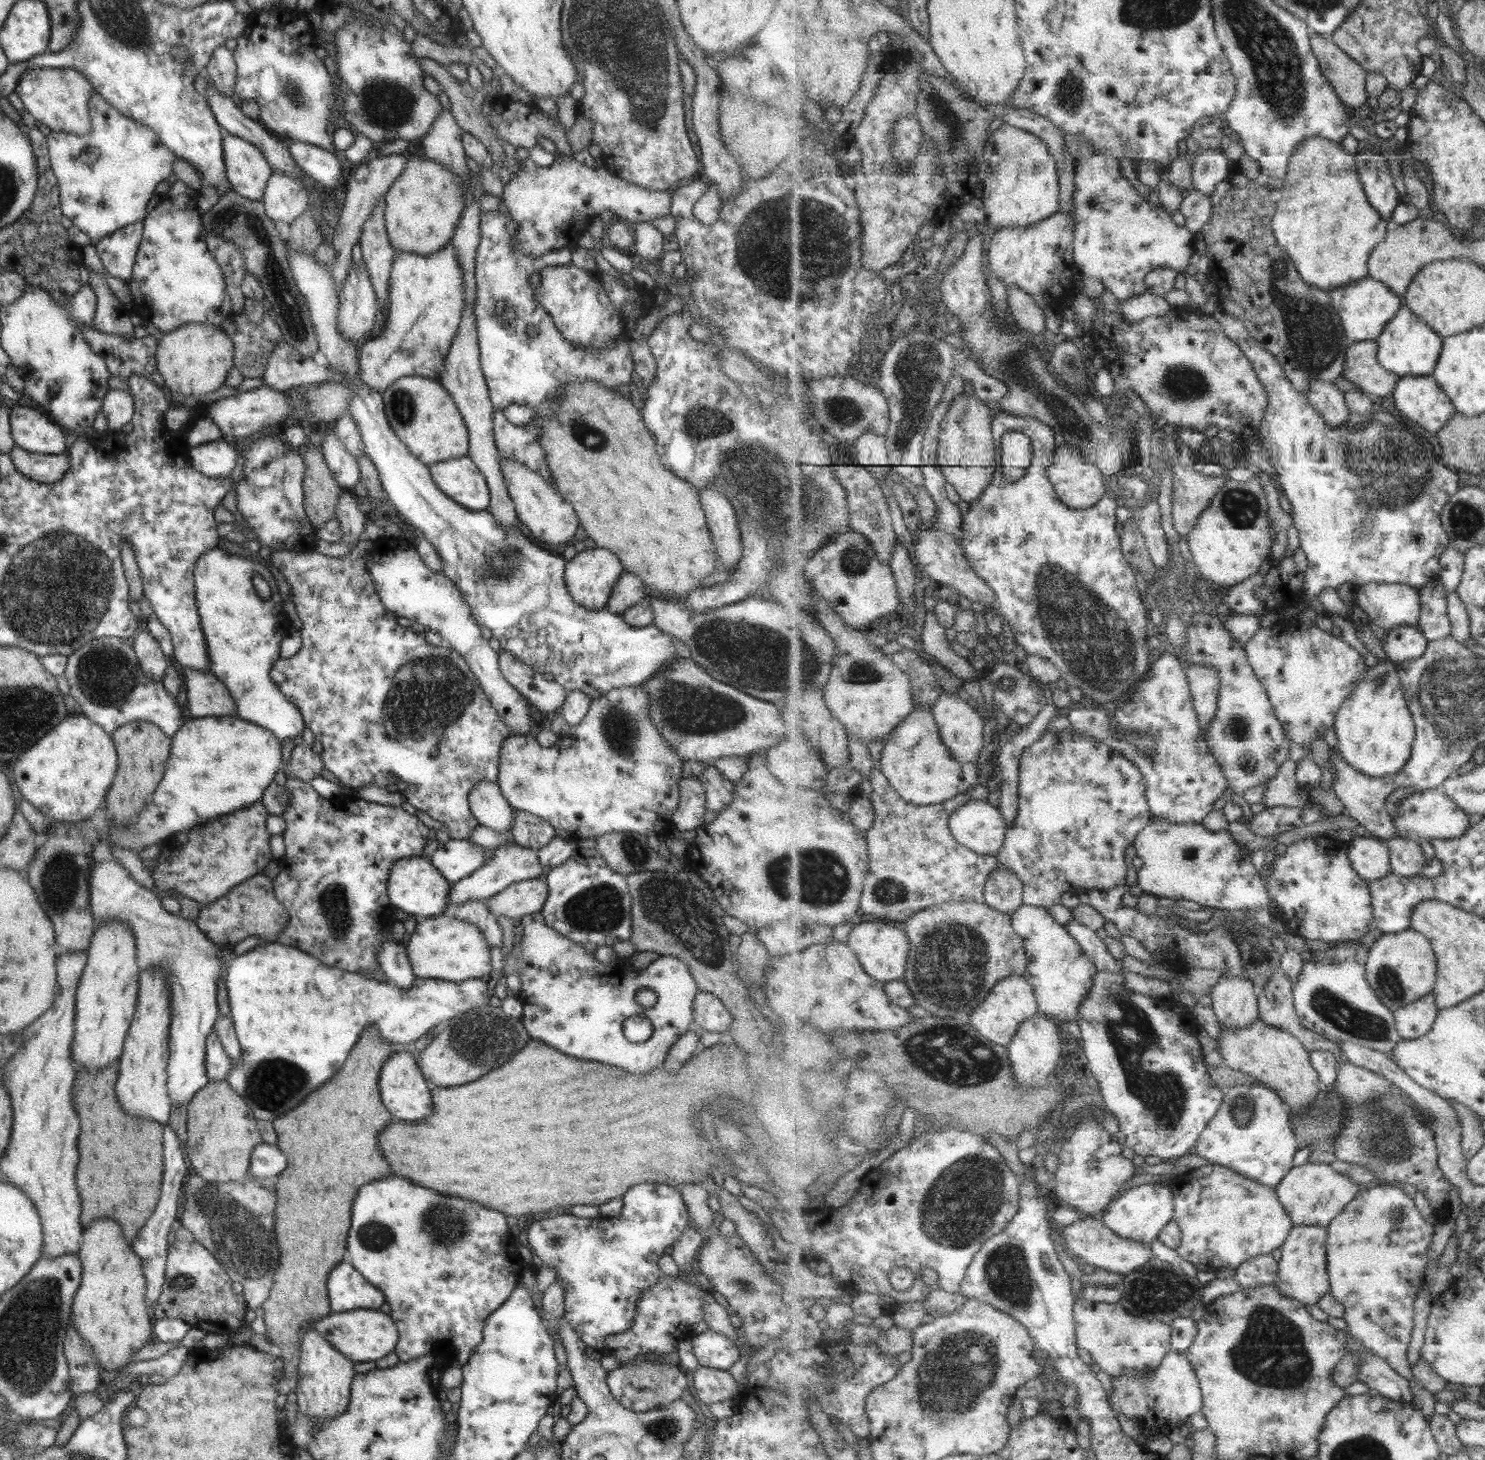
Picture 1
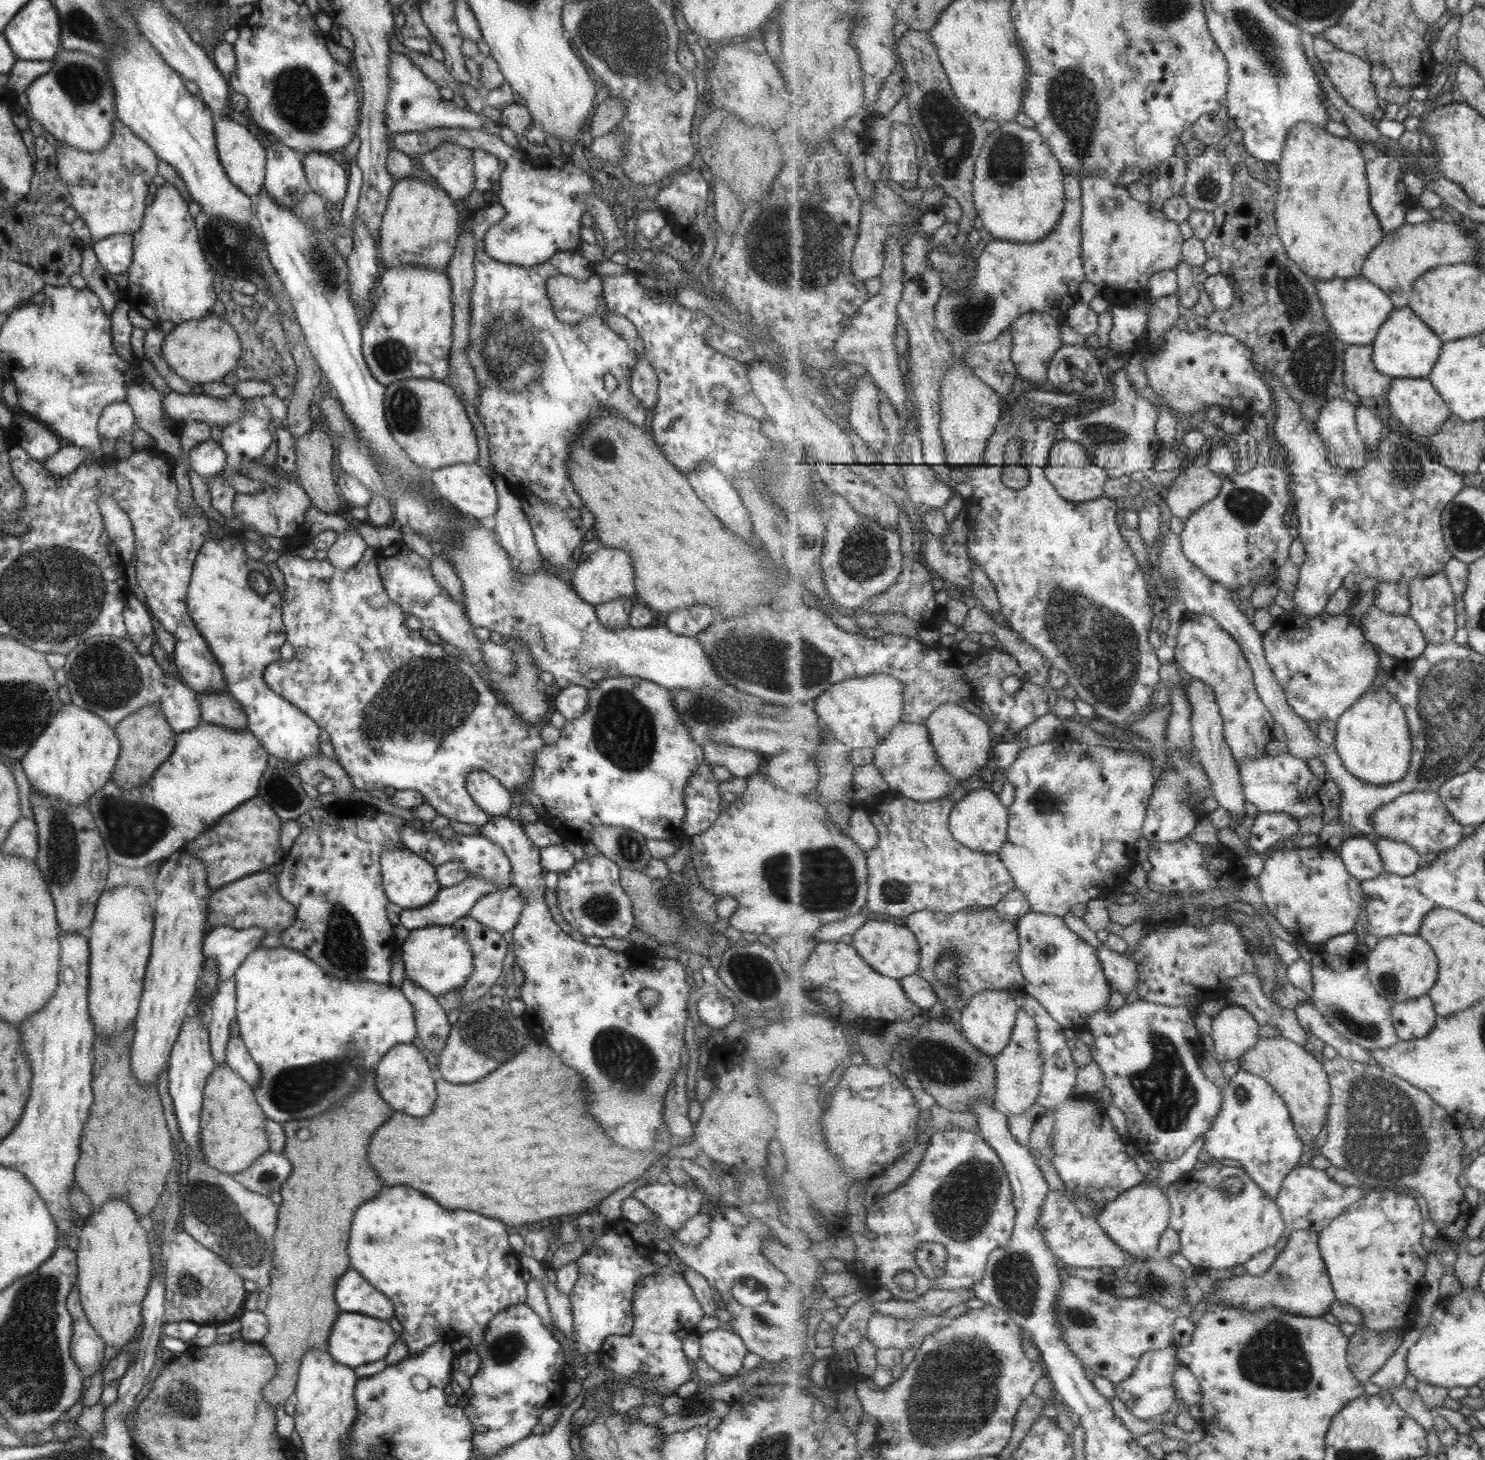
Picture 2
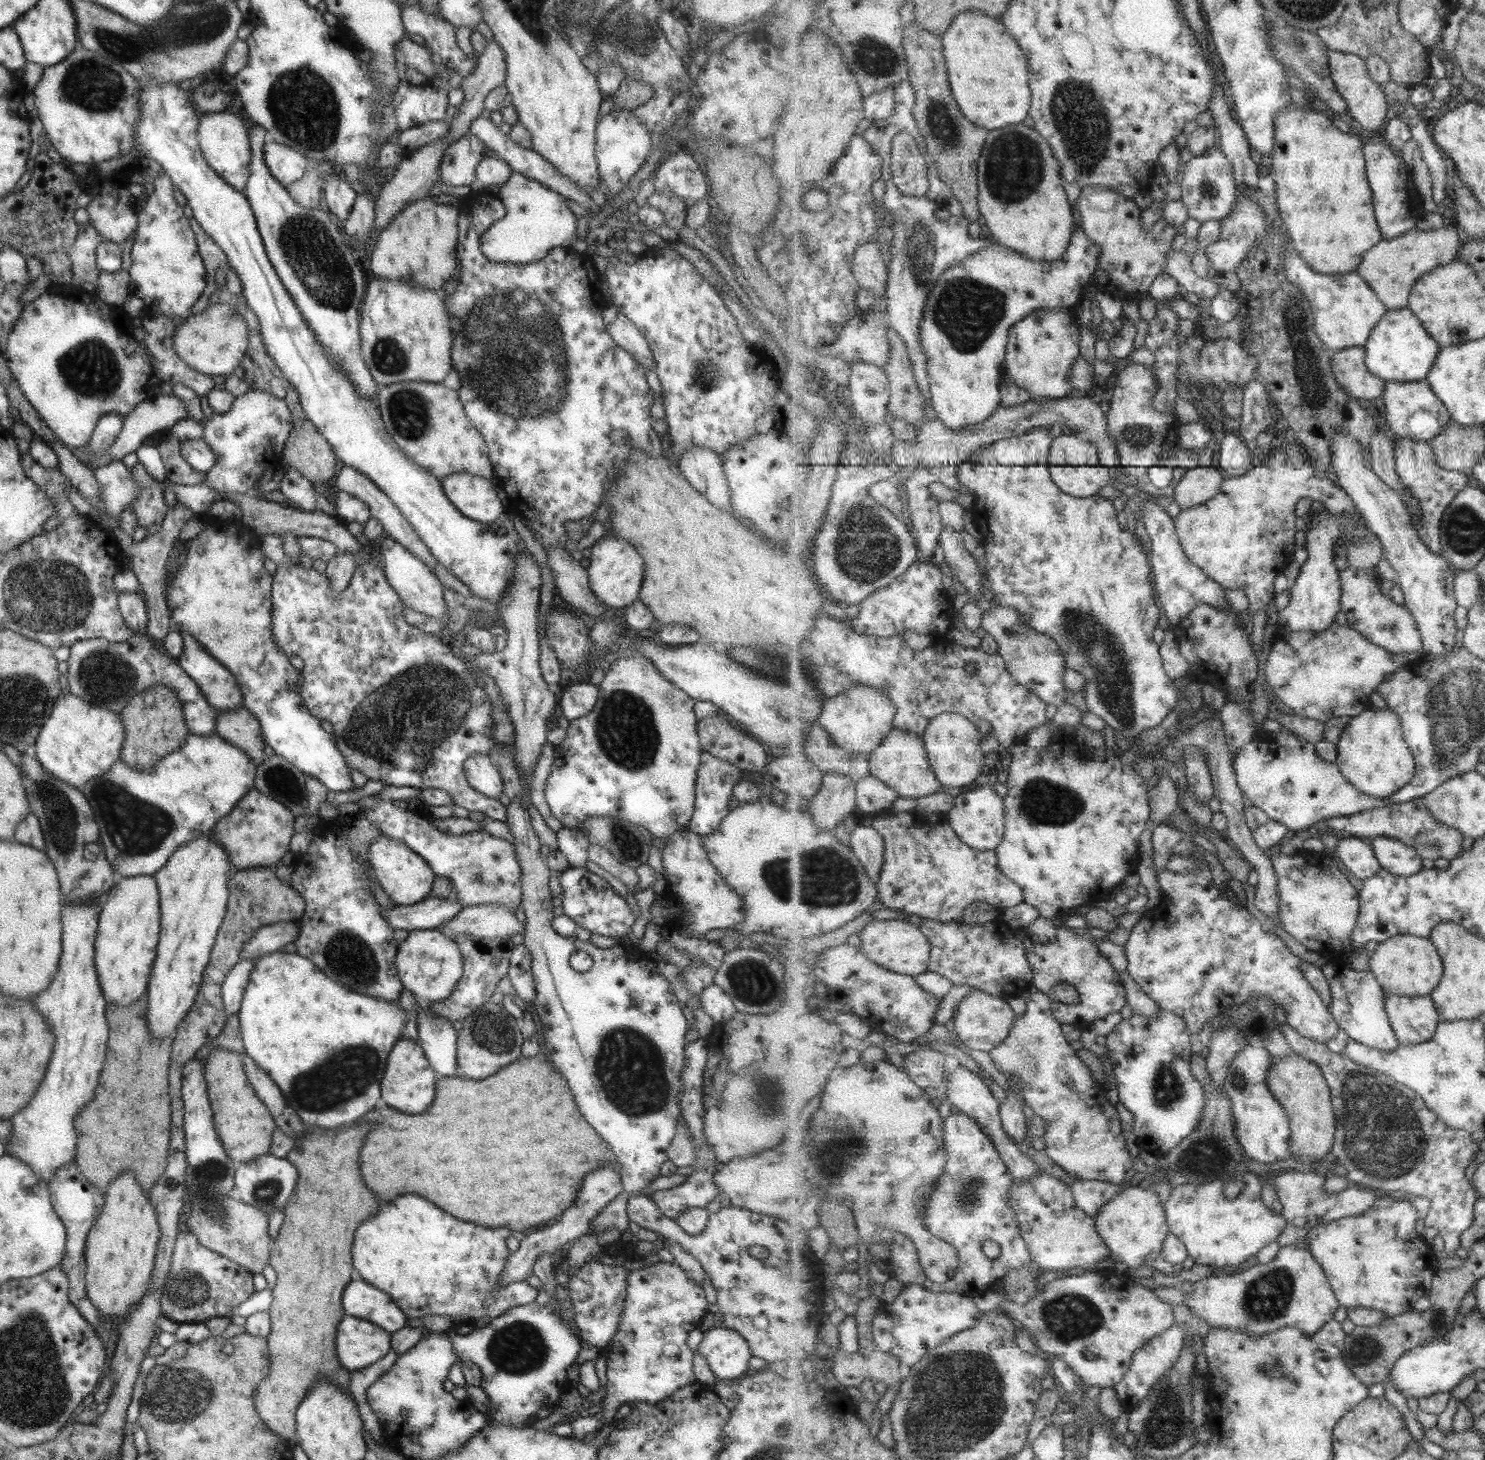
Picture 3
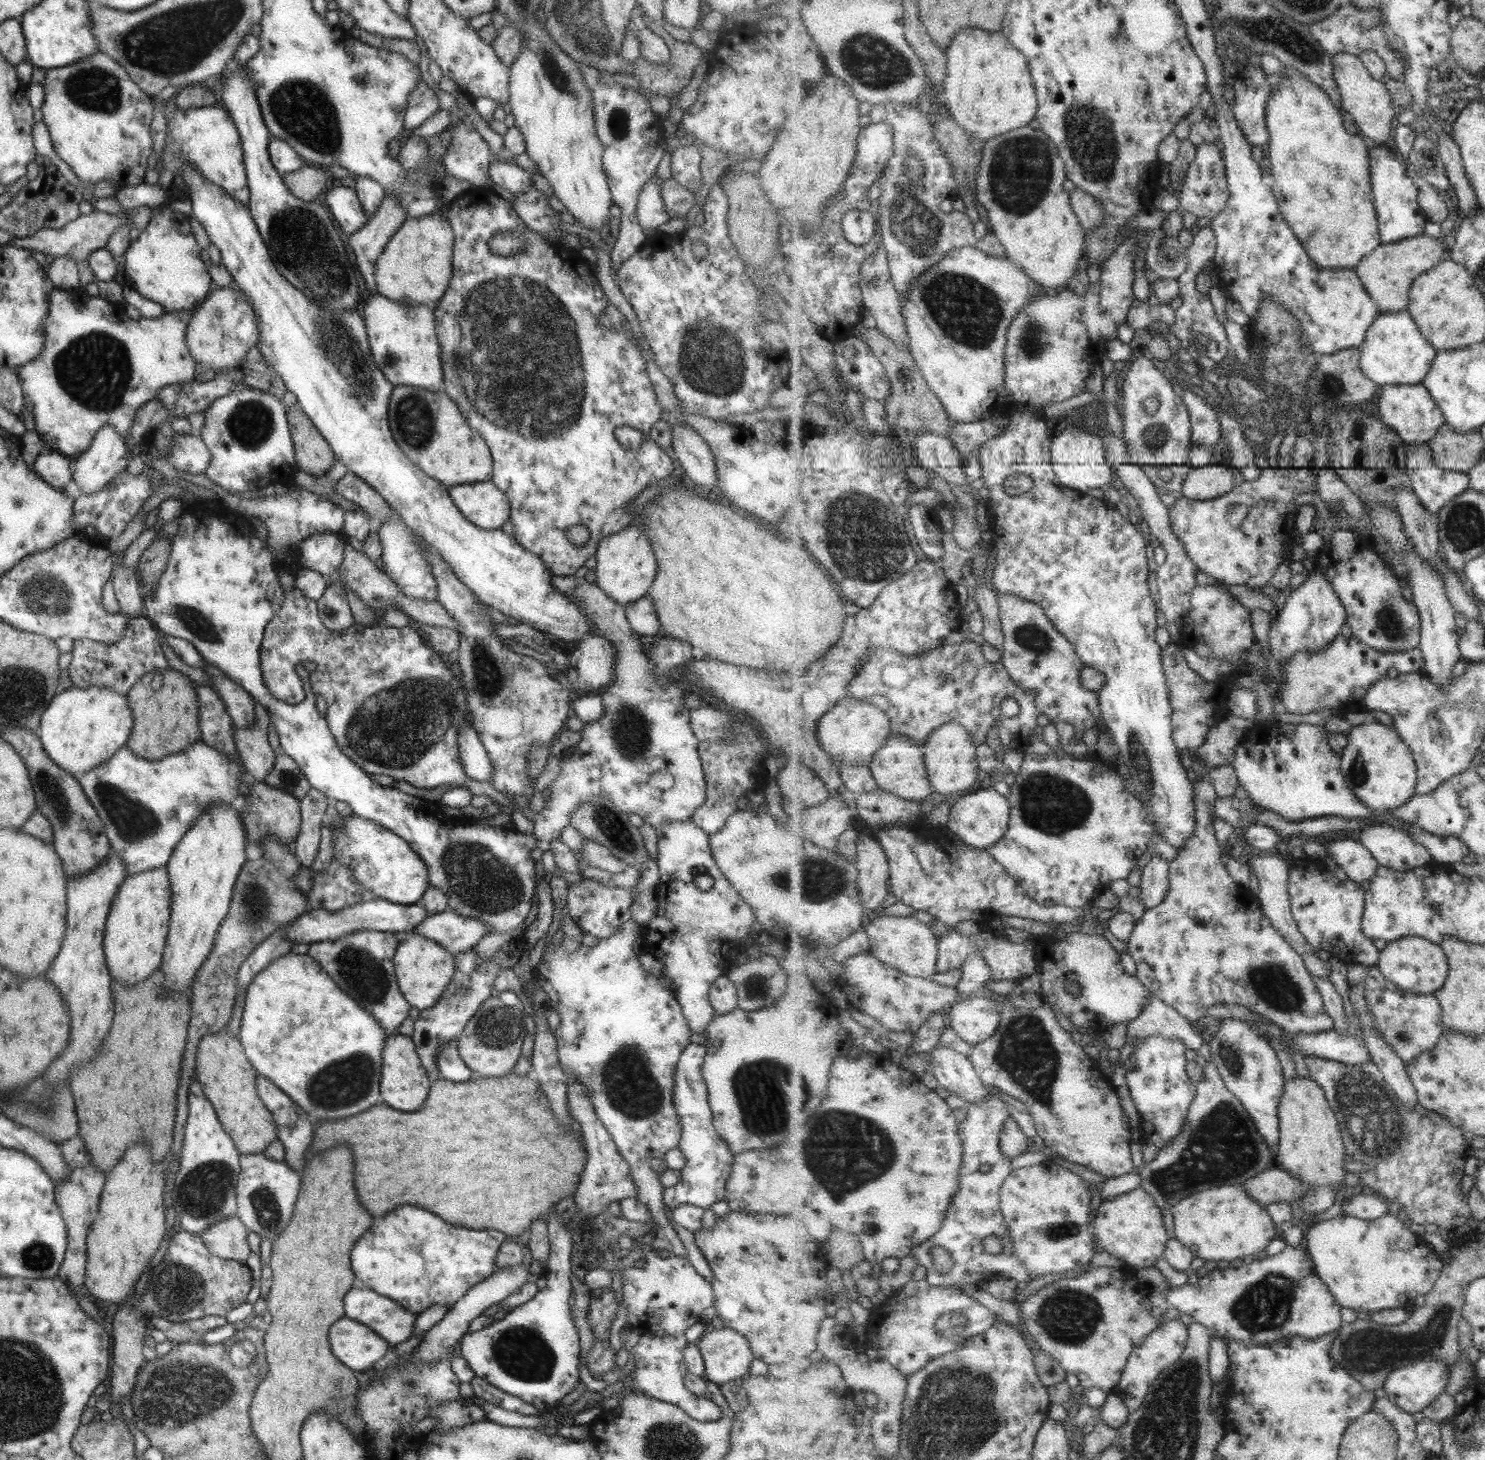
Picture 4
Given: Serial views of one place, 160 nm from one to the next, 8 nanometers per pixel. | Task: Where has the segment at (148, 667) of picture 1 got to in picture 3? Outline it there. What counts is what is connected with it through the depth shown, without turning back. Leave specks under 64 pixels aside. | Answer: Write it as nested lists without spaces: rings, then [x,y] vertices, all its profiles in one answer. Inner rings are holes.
[[[138,592],[118,593],[117,606],[128,633],[146,635],[147,609]]]

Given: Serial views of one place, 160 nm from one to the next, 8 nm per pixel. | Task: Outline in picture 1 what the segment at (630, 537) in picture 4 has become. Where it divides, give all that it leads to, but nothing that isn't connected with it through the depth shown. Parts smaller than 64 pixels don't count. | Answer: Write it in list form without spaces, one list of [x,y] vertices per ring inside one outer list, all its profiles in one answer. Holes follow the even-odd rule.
[[[594,546],[591,550],[578,552],[564,563],[563,580],[573,601],[587,610],[598,611],[606,605],[612,586],[622,570],[622,564],[613,552]]]

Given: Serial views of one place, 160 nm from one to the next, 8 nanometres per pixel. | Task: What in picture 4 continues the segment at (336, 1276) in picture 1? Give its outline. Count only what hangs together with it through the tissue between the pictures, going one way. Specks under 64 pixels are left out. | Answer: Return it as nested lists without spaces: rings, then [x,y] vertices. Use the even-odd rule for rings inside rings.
[[[351,1287],[343,1297],[344,1317],[359,1322],[390,1347],[410,1338],[417,1316],[367,1288]]]

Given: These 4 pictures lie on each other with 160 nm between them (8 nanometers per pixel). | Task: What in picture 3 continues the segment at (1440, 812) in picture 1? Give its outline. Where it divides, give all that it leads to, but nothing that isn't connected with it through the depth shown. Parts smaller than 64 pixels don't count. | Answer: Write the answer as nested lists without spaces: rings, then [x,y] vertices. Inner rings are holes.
[[[1416,798],[1406,803],[1390,804],[1371,810],[1364,810],[1348,817],[1333,817],[1327,820],[1329,829],[1333,832],[1347,832],[1346,837],[1375,839],[1386,837],[1399,839],[1403,843],[1415,847],[1421,857],[1432,861],[1444,858],[1451,862],[1463,851],[1465,836],[1460,830],[1439,822],[1426,807],[1423,799]]]

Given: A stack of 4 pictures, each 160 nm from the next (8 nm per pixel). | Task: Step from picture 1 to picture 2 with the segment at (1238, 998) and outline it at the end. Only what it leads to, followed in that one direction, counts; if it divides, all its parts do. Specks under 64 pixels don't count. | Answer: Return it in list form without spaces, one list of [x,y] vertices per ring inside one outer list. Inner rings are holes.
[[[1229,1002],[1212,1018],[1211,1025],[1211,1035],[1216,1044],[1214,1054],[1220,1063],[1225,1060],[1237,1062],[1257,1044],[1261,1036],[1260,1024],[1253,1014]]]

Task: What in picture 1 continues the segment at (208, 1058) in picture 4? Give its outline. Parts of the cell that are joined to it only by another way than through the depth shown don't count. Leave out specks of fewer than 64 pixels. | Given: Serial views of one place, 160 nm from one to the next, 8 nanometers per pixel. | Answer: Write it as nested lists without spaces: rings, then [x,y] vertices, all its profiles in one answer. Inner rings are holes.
[[[224,1079],[202,1086],[186,1105],[184,1148],[191,1172],[197,1173],[199,1181],[208,1186],[246,1178],[250,1152],[262,1140],[256,1129],[256,1118],[244,1100],[229,1088]]]

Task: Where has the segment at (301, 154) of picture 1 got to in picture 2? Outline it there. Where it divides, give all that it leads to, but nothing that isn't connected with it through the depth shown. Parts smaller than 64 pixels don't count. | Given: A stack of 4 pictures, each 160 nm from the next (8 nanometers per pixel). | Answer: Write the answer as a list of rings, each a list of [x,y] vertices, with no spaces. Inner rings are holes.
[[[318,152],[305,154],[301,158],[304,177],[310,190],[318,194],[327,205],[341,202],[348,180],[341,164],[337,164],[327,154]]]

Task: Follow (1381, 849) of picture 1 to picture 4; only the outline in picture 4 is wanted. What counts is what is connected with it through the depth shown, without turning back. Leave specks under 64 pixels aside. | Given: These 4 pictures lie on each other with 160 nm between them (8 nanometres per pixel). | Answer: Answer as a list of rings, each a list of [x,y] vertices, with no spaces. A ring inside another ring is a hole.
[[[1340,836],[1333,838],[1327,845],[1329,853],[1349,880],[1360,884],[1376,877],[1380,864],[1363,843]]]

